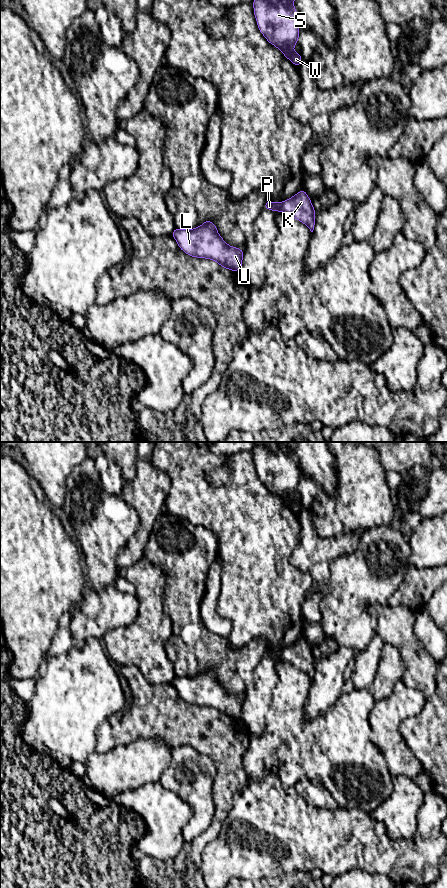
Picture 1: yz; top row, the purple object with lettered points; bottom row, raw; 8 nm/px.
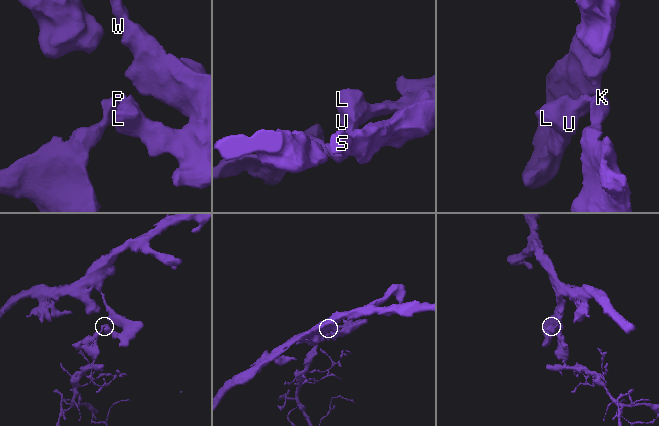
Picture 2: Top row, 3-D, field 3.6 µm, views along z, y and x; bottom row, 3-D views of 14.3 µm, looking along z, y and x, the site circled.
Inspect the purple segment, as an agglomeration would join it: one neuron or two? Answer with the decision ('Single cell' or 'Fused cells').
Fused cells

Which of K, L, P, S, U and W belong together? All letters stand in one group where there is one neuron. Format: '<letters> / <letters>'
K / L P S U W

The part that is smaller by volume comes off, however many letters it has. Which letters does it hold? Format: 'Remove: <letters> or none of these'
Remove: K

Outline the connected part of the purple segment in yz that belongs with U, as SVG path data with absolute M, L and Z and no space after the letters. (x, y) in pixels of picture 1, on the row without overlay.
M206 668L194 677L175 676L171 681L179 696L191 705L211 707L230 719L241 719L244 698L228 693L219 683L214 670Z

